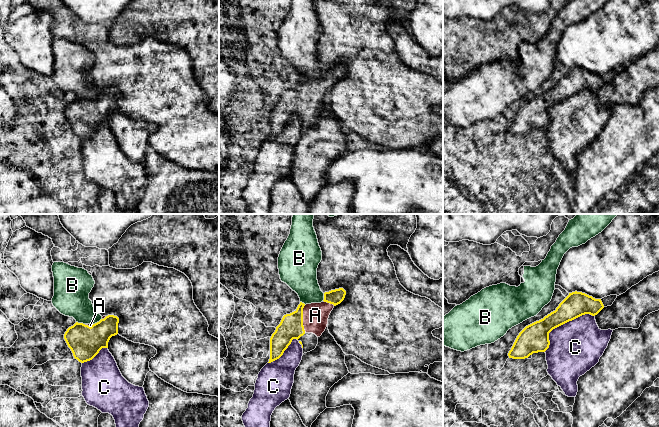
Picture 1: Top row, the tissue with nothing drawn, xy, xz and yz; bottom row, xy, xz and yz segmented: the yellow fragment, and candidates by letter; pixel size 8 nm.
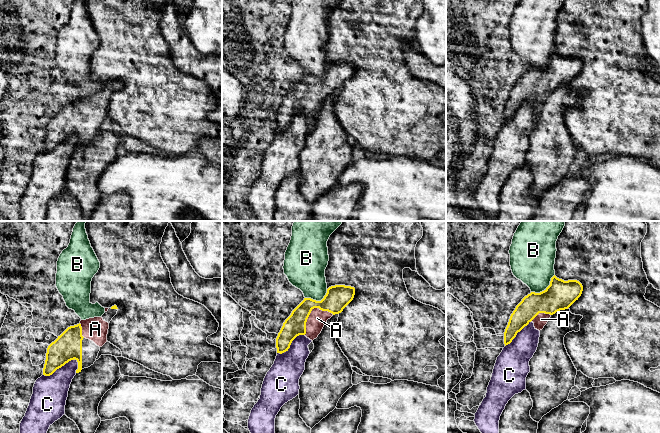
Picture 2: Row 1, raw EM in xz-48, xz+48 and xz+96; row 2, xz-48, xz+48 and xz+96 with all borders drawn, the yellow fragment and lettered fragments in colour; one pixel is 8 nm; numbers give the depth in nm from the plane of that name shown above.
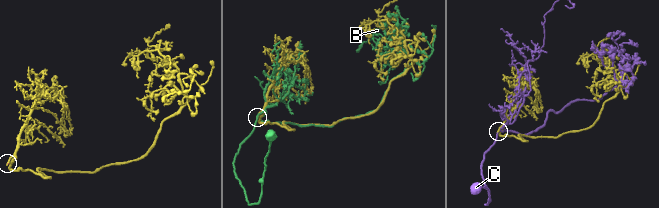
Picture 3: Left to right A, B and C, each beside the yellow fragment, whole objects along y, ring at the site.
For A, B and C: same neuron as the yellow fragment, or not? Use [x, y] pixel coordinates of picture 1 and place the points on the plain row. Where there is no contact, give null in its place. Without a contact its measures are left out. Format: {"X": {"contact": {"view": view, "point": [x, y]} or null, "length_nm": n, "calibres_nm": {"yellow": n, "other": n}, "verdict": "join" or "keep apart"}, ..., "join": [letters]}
{"A": {"contact": {"view": "xz", "point": [302, 94]}, "length_nm": 220, "calibres_nm": {"yellow": 190, "other": 200}, "verdict": "join"}, "B": {"contact": {"view": "xy", "point": [97, 98]}, "length_nm": 90, "calibres_nm": {"yellow": 260, "other": 240}, "verdict": "keep apart"}, "C": {"contact": {"view": "yz", "point": [562, 100]}, "length_nm": 500, "calibres_nm": {"yellow": 220, "other": 420}, "verdict": "keep apart"}, "join": ["A"]}

